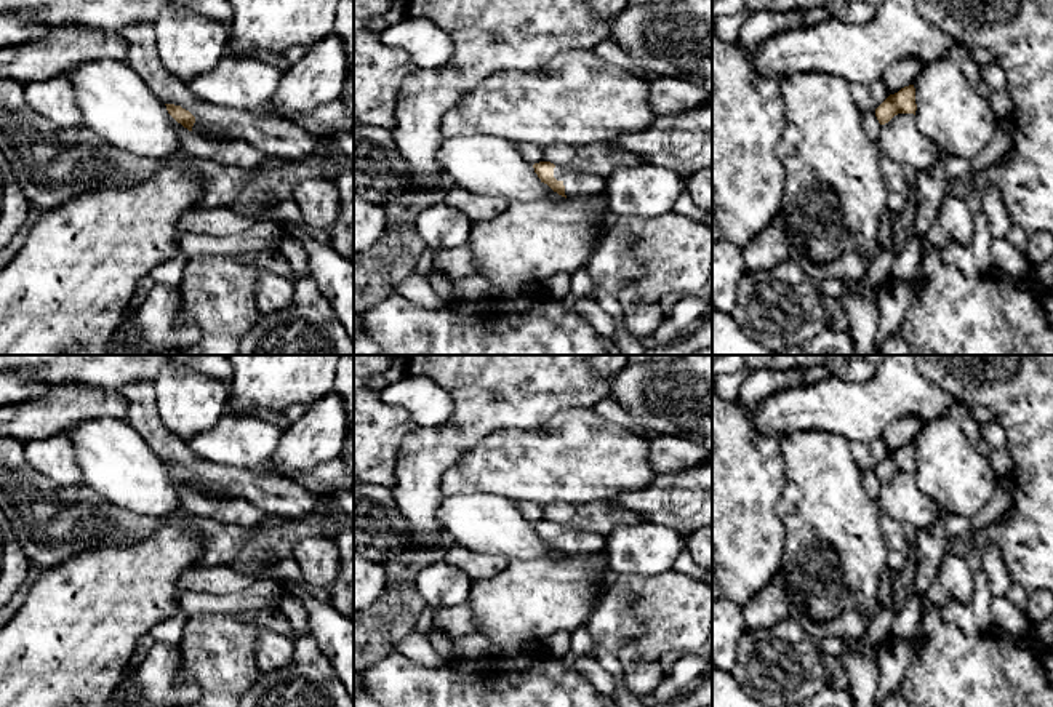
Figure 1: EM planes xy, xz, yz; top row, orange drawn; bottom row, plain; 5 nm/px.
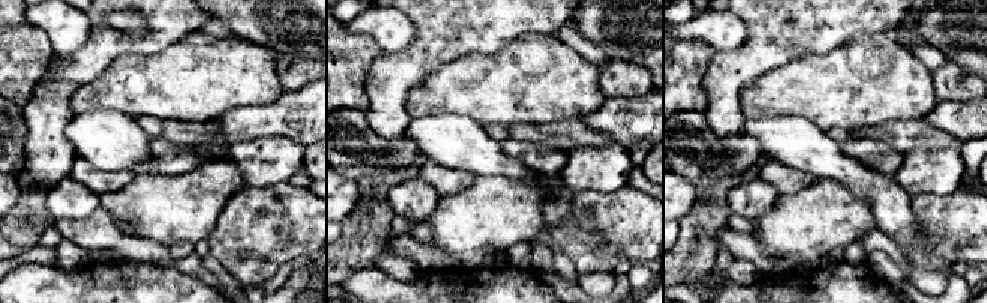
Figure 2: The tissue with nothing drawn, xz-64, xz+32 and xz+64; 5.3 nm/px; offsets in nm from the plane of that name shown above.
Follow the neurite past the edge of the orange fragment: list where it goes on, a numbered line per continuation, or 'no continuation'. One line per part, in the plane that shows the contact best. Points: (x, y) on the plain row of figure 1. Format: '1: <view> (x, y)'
1: xz (576, 541)

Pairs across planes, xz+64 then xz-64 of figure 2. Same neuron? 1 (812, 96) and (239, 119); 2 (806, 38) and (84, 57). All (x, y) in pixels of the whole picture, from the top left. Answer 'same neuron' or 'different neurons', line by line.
1: different neurons
2: same neuron

